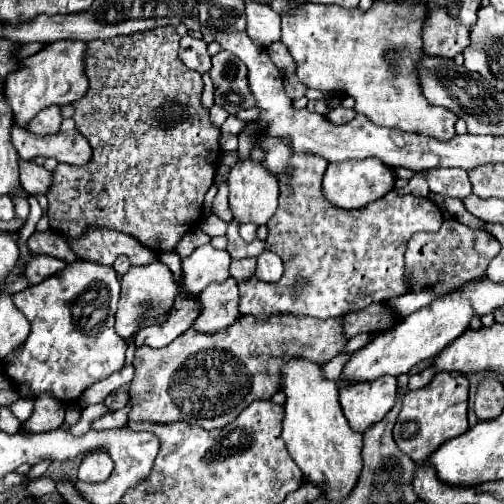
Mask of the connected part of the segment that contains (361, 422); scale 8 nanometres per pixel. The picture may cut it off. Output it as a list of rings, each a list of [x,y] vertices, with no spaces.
[[[383,375],[373,383],[349,383],[349,387],[341,387],[339,403],[343,407],[343,415],[347,417],[351,429],[363,433],[369,425],[381,421],[395,403],[395,391],[397,391],[397,379],[393,379],[391,375]]]

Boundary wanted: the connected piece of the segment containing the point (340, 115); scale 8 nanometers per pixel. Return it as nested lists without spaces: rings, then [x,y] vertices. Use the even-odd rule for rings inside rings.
[[[337,107],[337,109],[331,109],[325,117],[331,119],[331,123],[335,125],[341,125],[341,123],[347,123],[355,117],[355,111],[353,109],[345,109],[345,107]]]

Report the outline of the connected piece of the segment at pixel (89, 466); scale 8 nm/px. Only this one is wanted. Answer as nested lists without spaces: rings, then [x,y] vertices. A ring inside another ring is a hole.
[[[89,451],[85,453],[79,465],[79,479],[85,483],[99,483],[105,481],[113,471],[113,459],[107,451]]]

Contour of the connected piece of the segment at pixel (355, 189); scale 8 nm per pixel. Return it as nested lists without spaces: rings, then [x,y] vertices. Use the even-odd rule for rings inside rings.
[[[365,159],[365,161],[345,161],[345,163],[329,163],[323,175],[323,195],[333,207],[339,209],[359,209],[367,203],[381,199],[393,189],[395,173],[389,165],[381,163],[379,159]]]

